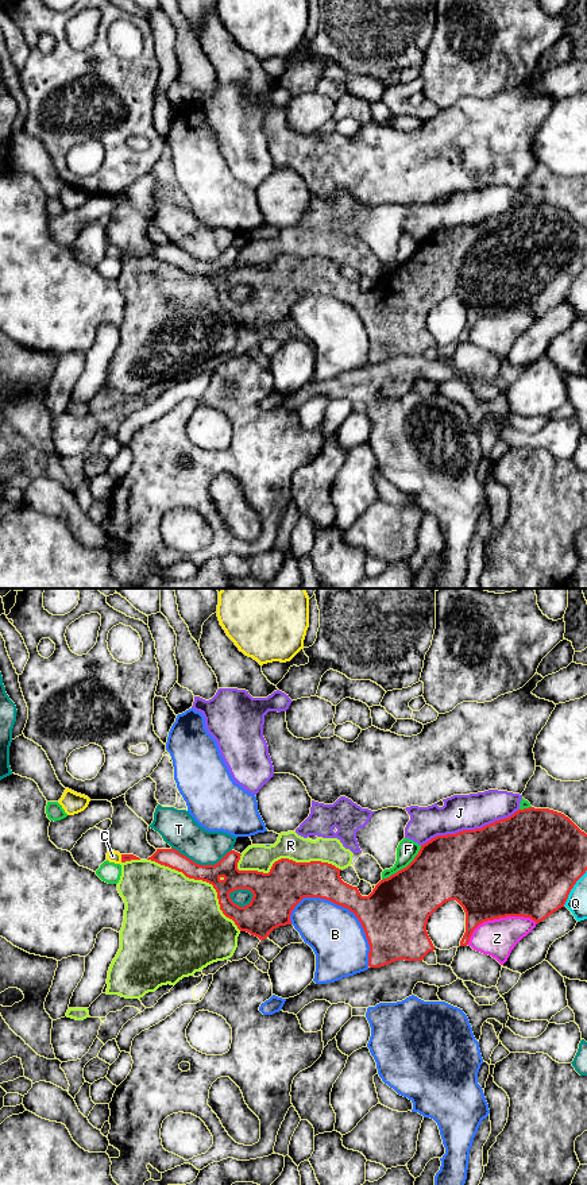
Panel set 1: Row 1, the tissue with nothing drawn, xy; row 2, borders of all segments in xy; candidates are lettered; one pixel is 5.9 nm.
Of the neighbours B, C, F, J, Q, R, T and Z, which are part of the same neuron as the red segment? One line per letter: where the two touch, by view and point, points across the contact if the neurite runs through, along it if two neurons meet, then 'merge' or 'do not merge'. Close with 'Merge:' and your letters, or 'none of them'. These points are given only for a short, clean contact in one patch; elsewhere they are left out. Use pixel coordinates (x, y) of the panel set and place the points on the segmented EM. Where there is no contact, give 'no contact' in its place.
B: xy (350, 910) | do not merge
C: xy (122, 859) | along xy (120, 855), (122, 861) | do not merge
F: xy (404, 868) | do not merge
J: xy (470, 830) | do not merge
Q: xy (572, 887) | do not merge
R: xy (286, 859) | do not merge
T: xy (201, 865) | do not merge
Z: xy (498, 918) | do not merge
Merge: none of them

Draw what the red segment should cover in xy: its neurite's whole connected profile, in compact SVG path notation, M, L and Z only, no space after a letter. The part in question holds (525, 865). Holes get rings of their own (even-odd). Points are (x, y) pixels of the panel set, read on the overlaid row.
M534 807L518 810L509 818L495 821L482 829L463 830L456 834L432 838L421 845L418 854L406 868L381 880L368 896L362 896L358 887L344 883L340 877L341 869L328 862L296 862L289 858L281 858L273 864L269 873L263 873L239 871L240 856L240 853L231 850L215 865L200 865L171 848L157 849L147 860L182 872L189 879L212 884L217 892L223 914L232 919L240 931L247 931L260 941L266 939L274 929L291 925L291 911L304 898L320 898L348 908L359 919L366 933L370 945L368 966L381 968L399 960L422 961L429 952L433 952L435 946L426 931L428 919L449 900L456 900L466 912L466 933L460 946L467 946L474 930L487 920L524 916L530 918L536 923L542 922L564 907L571 889L586 873L587 834L561 812ZM237 889L248 889L254 895L244 907L235 904L229 898L229 893Z

